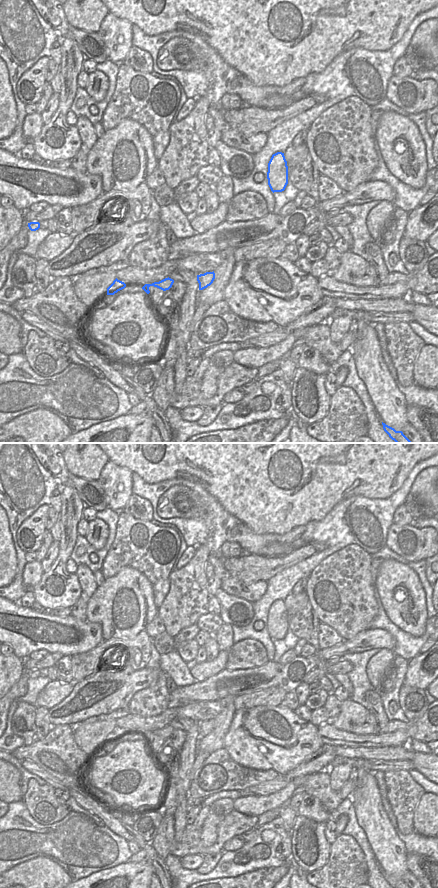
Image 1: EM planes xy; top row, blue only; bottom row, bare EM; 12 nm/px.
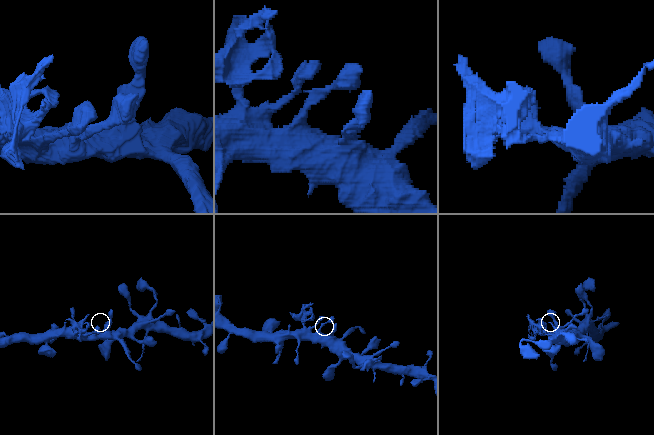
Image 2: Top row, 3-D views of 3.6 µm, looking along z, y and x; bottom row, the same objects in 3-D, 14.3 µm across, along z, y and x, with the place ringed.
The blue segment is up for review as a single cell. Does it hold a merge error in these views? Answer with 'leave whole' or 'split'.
split

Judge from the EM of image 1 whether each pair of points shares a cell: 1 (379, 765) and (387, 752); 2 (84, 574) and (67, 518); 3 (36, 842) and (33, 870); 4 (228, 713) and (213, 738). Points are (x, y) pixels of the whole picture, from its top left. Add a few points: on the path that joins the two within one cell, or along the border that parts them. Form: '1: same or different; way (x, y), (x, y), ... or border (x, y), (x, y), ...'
1: different; border (359, 758), (405, 761)
2: different; border (75, 574), (82, 593)
3: different; border (57, 863), (46, 858), (34, 857), (12, 866)
4: same; way (224, 719), (219, 732)

